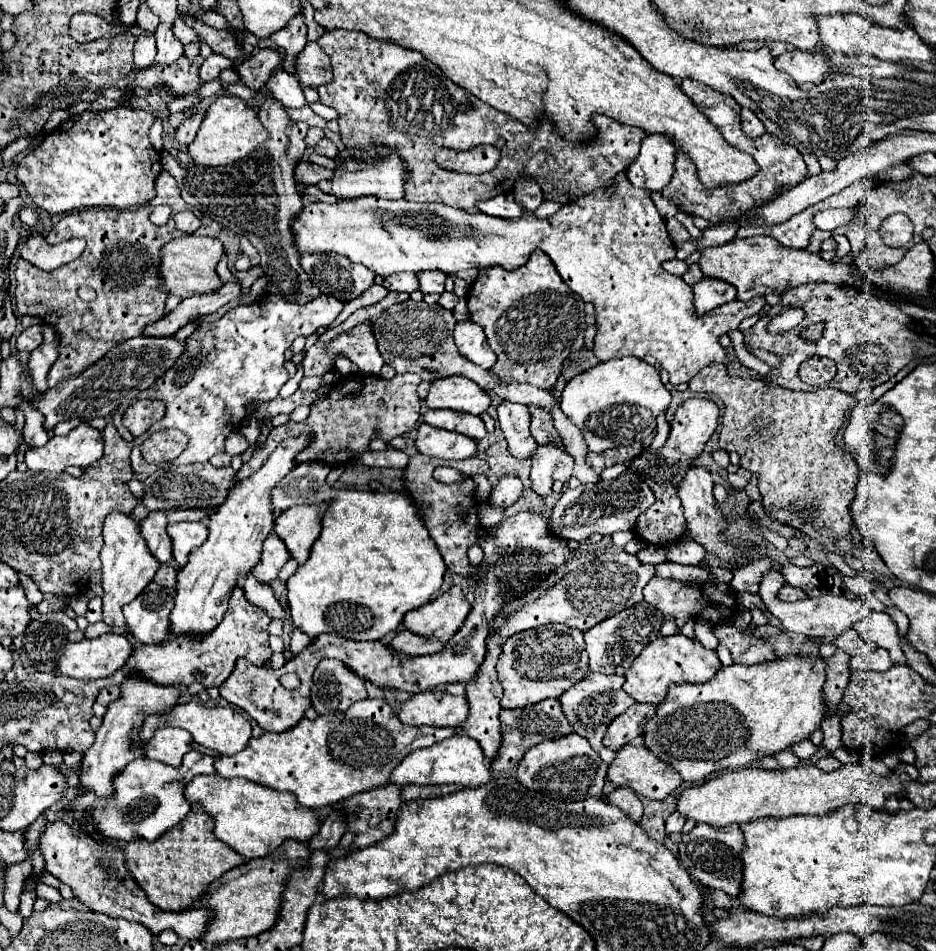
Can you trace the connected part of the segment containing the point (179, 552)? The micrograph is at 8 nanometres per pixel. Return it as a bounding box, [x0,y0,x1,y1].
[167,522,207,568]

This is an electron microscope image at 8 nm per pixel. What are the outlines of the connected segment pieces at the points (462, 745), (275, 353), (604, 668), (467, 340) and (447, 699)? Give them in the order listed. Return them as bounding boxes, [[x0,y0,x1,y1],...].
[[391,736,491,788],[137,294,343,464],[585,600,663,674],[453,310,497,370],[399,692,469,728]]

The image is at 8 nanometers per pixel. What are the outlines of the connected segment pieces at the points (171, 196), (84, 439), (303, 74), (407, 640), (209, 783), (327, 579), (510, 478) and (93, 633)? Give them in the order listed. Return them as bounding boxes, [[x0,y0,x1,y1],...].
[[15,172,191,388],[25,424,103,472],[295,42,331,88],[391,630,445,656],[187,774,319,860],[271,462,445,640],[489,474,523,506],[84,621,127,639]]

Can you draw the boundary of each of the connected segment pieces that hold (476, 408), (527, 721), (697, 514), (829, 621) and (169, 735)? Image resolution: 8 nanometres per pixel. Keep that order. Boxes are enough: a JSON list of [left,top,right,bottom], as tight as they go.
[[425,376,491,414],[491,698,573,770],[679,466,745,562],[759,572,869,638],[145,728,193,766]]

